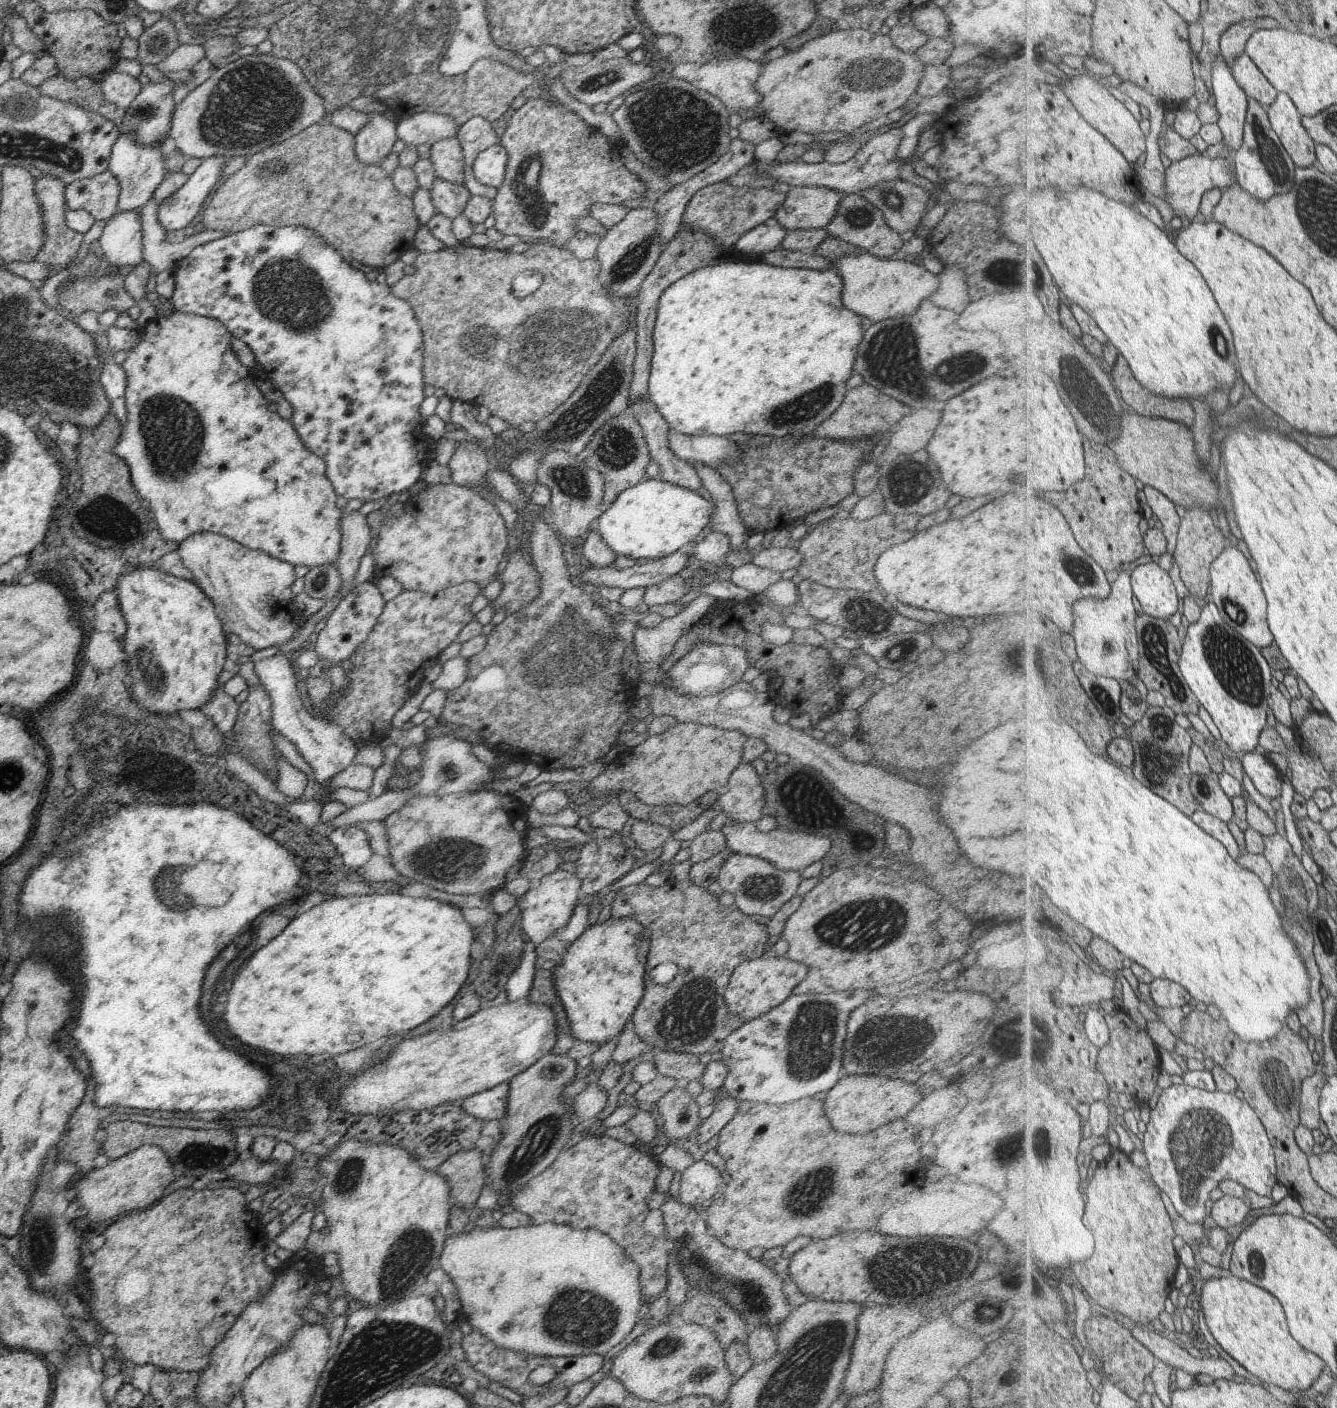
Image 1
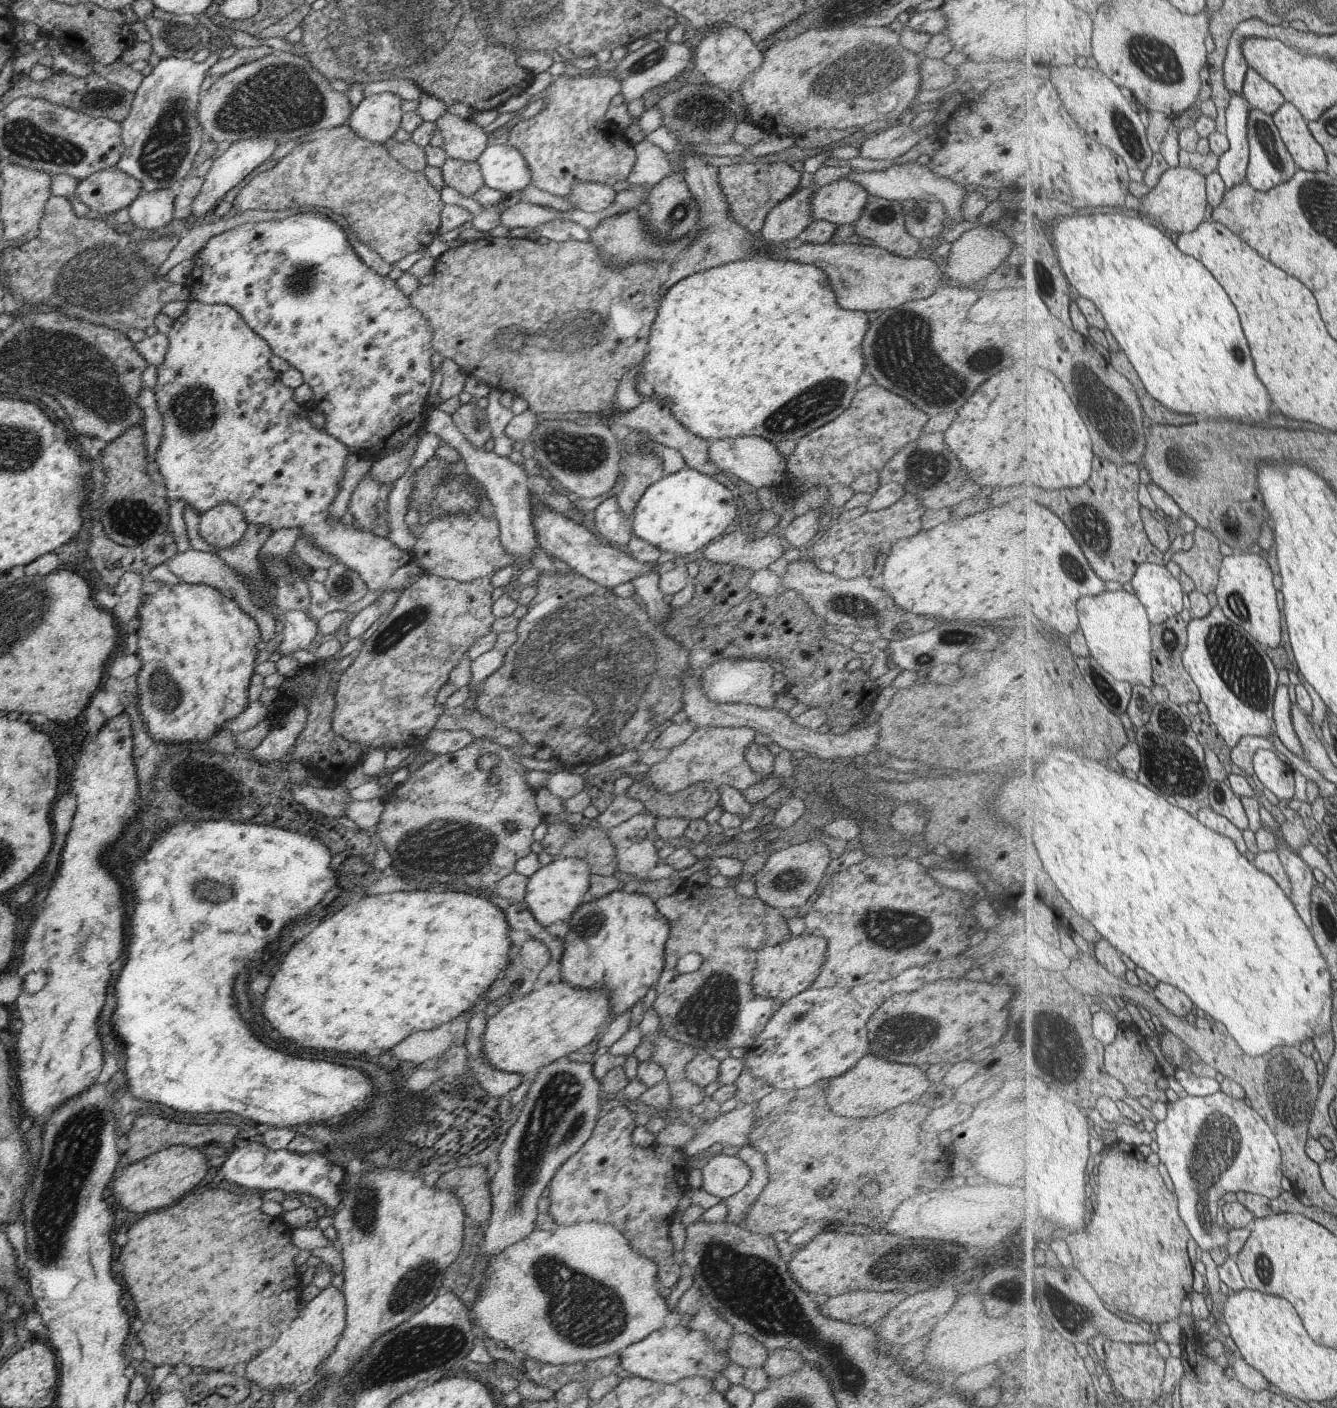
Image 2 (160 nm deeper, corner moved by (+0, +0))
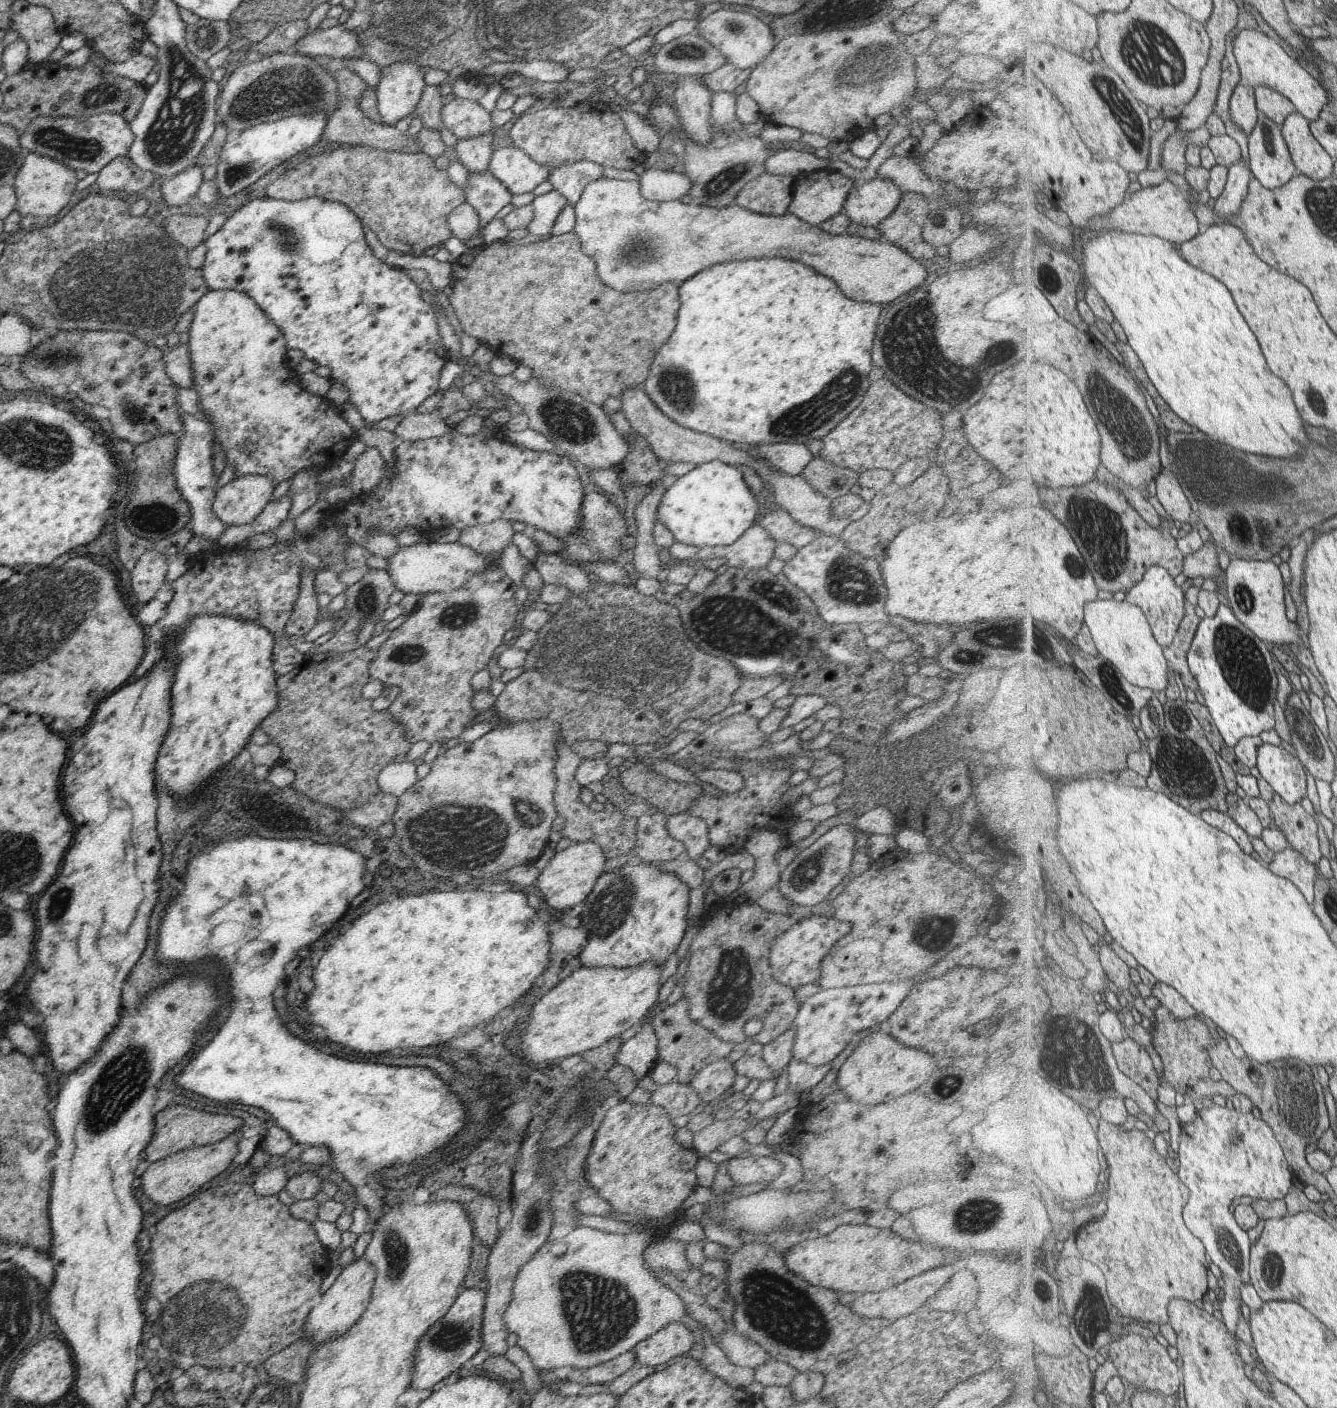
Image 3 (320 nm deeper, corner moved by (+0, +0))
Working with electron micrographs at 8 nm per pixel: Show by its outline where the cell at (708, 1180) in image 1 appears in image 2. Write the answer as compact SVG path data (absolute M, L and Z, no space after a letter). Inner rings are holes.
M724 1153L709 1160L700 1172L702 1184L699 1189L719 1200L725 1200L741 1190L749 1182L752 1173L746 1162Z

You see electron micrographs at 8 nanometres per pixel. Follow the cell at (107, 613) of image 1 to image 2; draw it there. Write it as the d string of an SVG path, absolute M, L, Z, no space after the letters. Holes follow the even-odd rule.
M129 570L116 583L113 593L119 596L119 602L114 608L110 606L109 612L119 622L127 623L128 620L136 618L139 605L144 602L144 594L141 592L143 578L139 572Z

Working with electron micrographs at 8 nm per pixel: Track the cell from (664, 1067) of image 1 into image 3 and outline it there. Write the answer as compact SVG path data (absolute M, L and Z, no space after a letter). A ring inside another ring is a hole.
M723 1057L697 1071L688 1085L697 1093L702 1105L719 1100L731 1088L736 1072L733 1064Z

